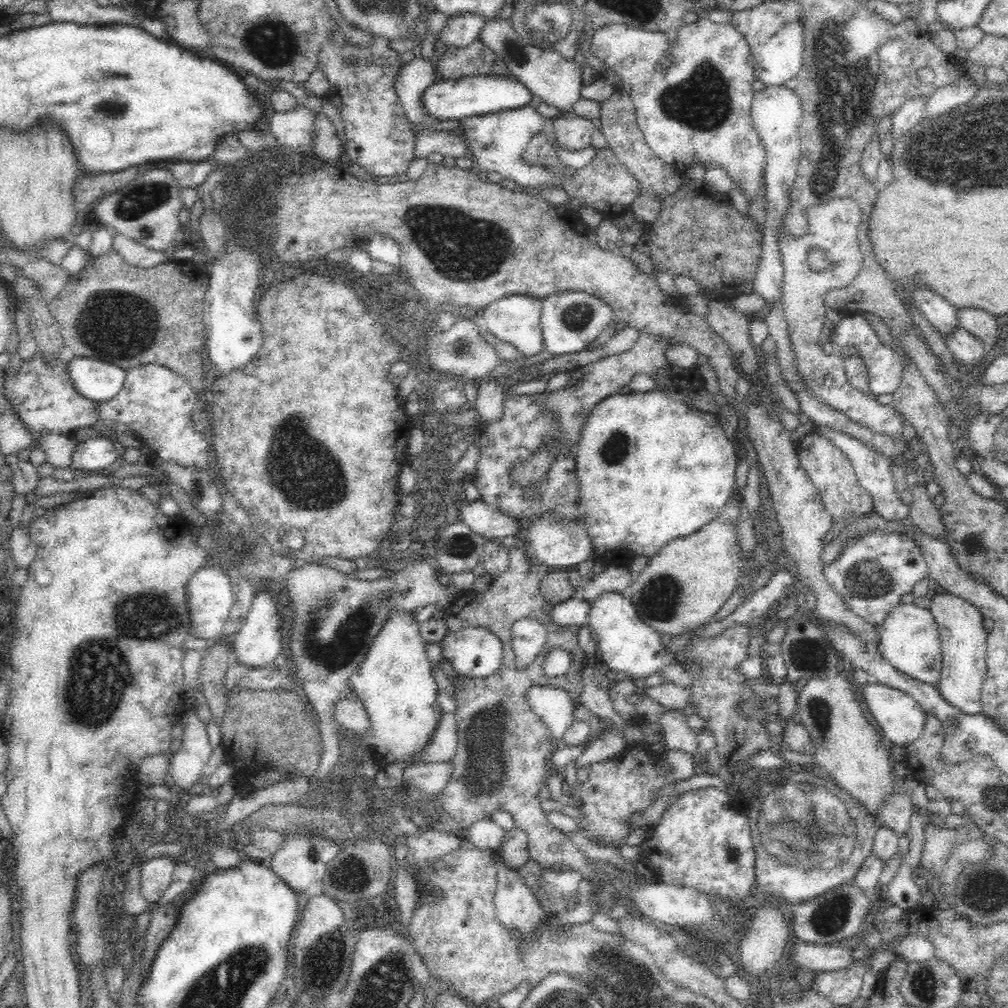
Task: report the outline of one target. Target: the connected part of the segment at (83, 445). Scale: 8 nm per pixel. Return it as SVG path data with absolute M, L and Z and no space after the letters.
M91 437L78 443L74 449L72 468L79 474L82 473L97 473L102 471L109 471L110 465L118 458L119 454L116 452L115 442L118 437Z

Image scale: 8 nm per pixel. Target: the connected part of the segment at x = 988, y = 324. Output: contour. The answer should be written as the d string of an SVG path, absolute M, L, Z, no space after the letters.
M957 309L960 327L965 328L986 350L992 350L998 346L1000 331L998 330L998 318L982 309Z

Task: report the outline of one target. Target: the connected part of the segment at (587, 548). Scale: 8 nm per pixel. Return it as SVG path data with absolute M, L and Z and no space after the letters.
M532 519L527 538L538 562L548 570L570 570L593 554L588 533L576 523L558 523L554 519Z

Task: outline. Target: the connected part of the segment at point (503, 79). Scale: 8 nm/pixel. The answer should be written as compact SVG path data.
M472 74L460 78L438 79L422 95L427 111L440 120L456 120L472 115L485 115L522 108L536 99L530 89L513 74Z

